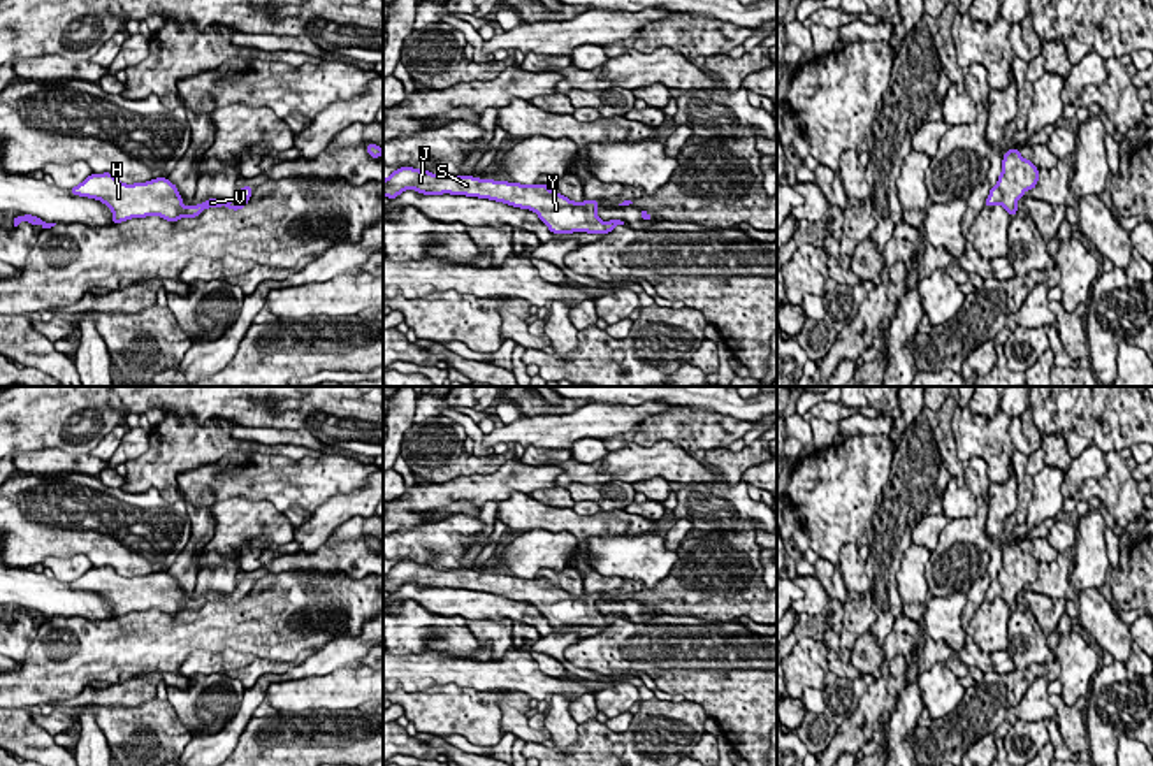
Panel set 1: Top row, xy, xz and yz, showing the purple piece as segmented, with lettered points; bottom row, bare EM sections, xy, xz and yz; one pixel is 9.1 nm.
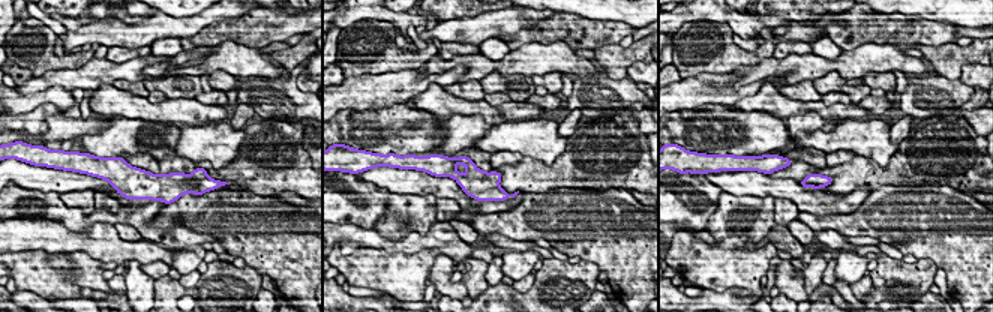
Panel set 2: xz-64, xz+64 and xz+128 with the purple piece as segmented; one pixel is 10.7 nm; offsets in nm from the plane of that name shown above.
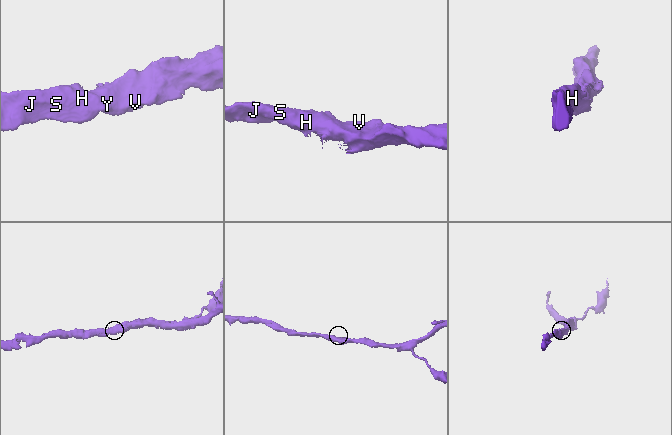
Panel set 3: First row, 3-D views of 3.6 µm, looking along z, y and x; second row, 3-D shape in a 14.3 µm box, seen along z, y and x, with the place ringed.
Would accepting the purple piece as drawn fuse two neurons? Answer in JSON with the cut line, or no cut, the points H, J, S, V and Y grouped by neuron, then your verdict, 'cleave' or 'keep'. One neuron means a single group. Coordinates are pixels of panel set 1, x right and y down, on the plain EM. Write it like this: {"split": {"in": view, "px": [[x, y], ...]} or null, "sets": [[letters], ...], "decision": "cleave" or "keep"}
{"split": null, "sets": [["H", "J", "S", "V", "Y"]], "decision": "keep"}

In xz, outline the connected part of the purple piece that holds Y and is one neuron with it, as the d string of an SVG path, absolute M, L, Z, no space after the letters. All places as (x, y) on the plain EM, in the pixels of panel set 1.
M401 560L383 573L383 589L394 594L404 583L424 589L468 589L497 594L513 601L531 603L554 627L589 625L608 627L620 613L601 615L596 608L599 594L573 596L552 585L547 578L518 578L508 574L478 573L473 569L436 569L429 564Z

